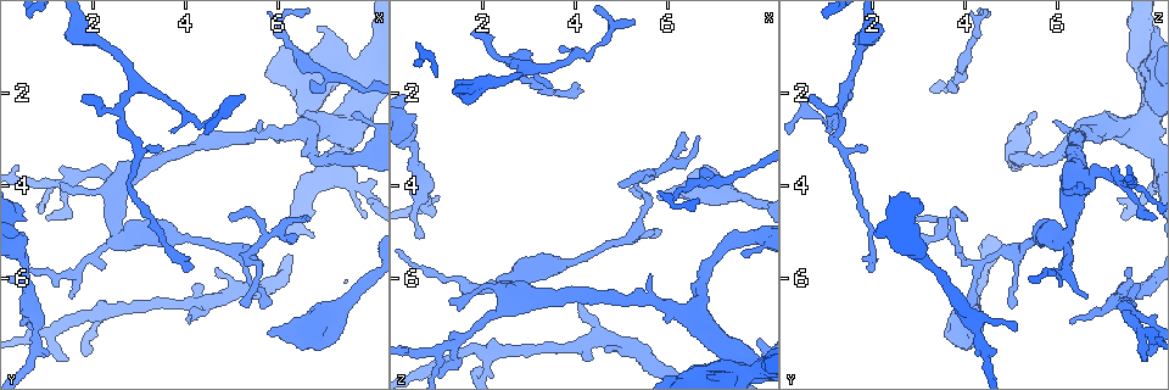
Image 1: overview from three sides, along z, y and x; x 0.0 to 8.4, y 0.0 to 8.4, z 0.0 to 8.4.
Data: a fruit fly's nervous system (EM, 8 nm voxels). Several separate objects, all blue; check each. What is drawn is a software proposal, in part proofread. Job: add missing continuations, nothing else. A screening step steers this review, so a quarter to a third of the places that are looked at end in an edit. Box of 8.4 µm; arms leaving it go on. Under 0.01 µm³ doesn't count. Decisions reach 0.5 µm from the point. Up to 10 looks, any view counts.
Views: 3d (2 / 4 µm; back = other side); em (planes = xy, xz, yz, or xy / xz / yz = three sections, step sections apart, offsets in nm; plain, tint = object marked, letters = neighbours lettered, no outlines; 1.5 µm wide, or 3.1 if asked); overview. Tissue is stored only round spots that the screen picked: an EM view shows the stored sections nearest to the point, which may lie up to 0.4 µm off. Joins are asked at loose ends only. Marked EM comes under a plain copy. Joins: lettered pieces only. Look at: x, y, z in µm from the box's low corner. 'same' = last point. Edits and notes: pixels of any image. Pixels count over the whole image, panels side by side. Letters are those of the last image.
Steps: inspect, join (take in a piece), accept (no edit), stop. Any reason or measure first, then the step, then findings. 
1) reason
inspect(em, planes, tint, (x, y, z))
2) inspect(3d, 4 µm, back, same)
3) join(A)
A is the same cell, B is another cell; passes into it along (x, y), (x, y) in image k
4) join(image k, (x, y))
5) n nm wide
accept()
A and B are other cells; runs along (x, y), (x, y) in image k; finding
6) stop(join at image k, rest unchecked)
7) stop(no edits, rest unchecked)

inspect(em, planes, tint, (1.75, 2.10, 0.70))

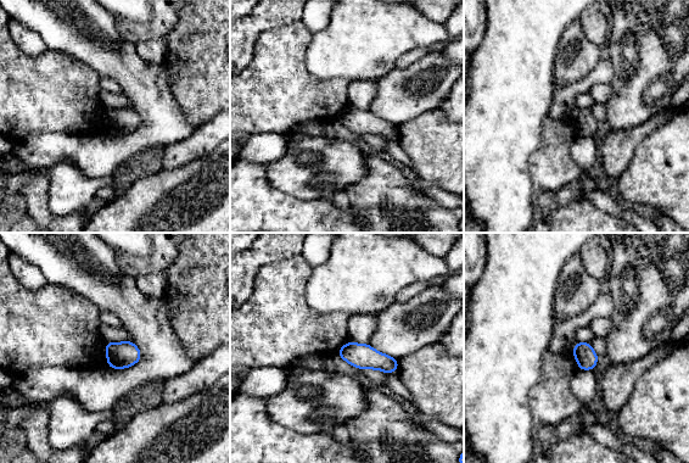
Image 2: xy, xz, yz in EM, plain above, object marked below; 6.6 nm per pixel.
see the neighbours
inspect(em, planes, letters, same)

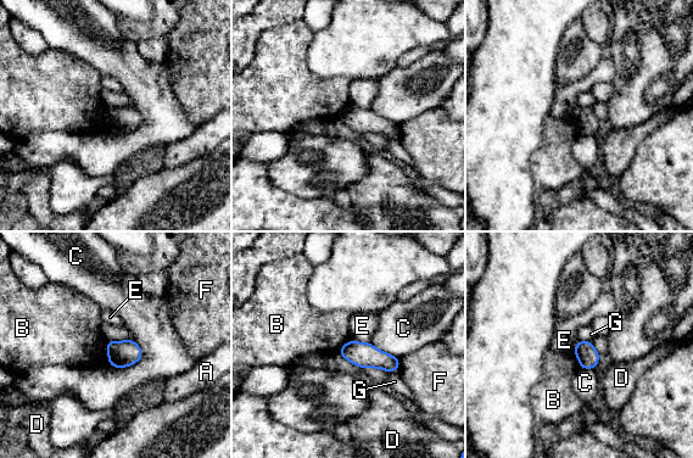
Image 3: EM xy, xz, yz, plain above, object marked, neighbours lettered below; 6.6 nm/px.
accept()
A, B, C, D, E, F and G are other cells; none of them fits

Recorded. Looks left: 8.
an open end
inspect(3d, 2 µm, (6.70, 1.75, 3.75))

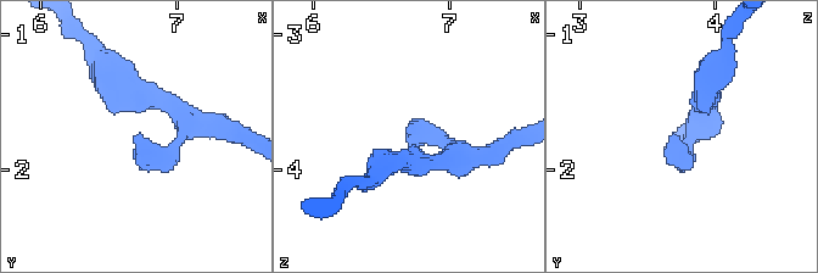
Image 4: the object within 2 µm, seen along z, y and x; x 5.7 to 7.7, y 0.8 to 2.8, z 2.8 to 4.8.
arms of 160, 160 nm; shape alone is not enough
inspect(em, planes, letters, (6.70, 1.74, 3.74))

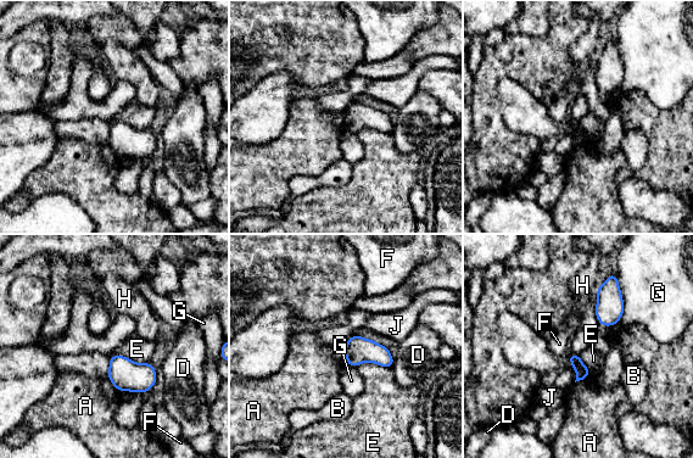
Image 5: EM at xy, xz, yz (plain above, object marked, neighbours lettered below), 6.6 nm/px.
G touches over 360 nm
accept()
A, B, D, E, F, G, H and J are other cells; no lettered piece goes on from it

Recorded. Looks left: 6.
free end
inspect(3d, 2 µm, (5.75, 7.15, 4.25))

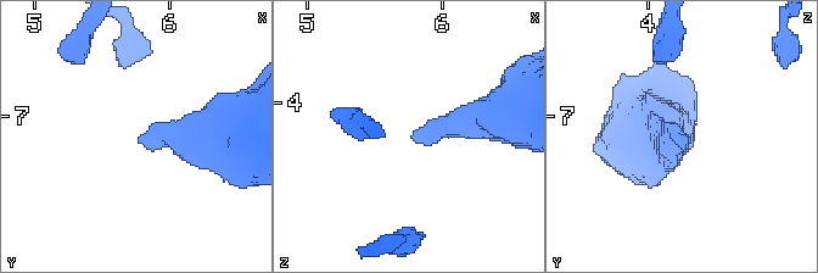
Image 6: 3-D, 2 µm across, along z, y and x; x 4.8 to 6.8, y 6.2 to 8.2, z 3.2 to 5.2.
inspect(em, planes, letters, (5.80, 7.18, 4.28))

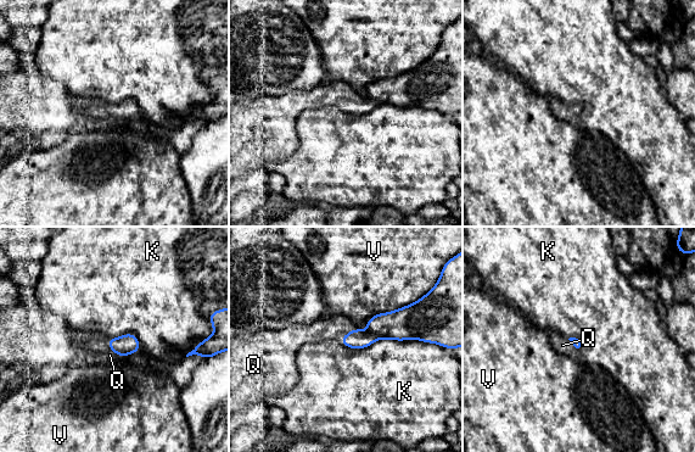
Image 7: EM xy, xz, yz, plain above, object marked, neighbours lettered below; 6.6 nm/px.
K touches over 550 nm
join(Q)
Q is the same cell, K and V are other cells; it goes on there

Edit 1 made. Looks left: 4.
see it whole again
inspect(overview)

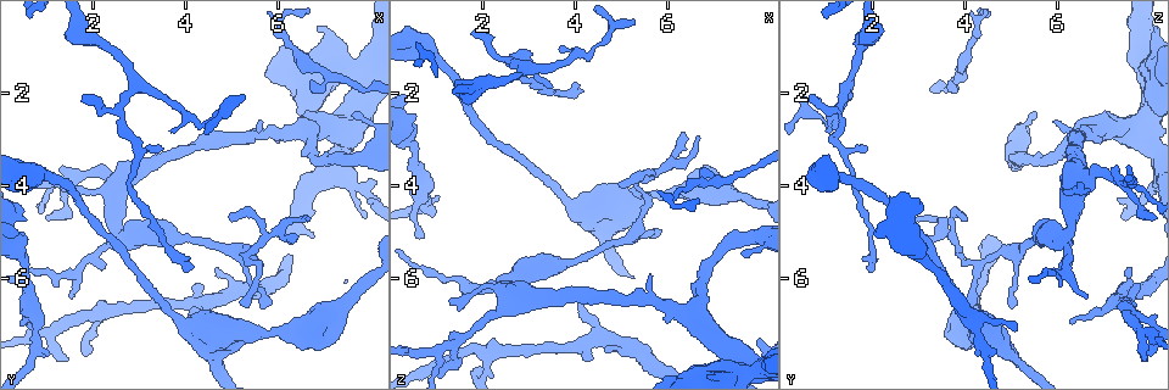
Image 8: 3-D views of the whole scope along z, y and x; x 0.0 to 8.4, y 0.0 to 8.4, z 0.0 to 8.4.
tapers out
inspect(em, planes, letters, (4.15, 6.90, 6.25))

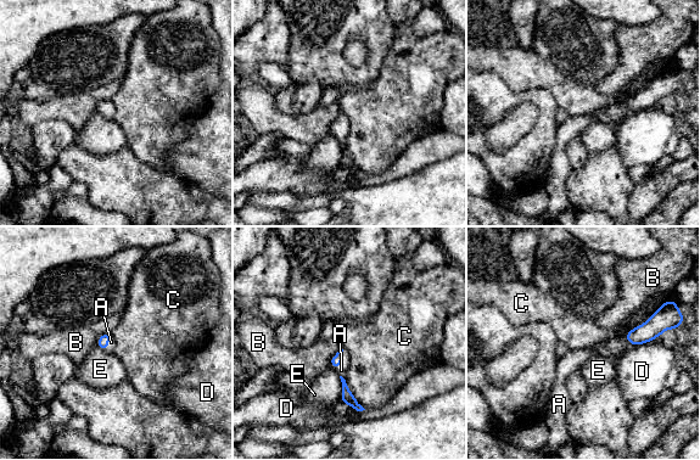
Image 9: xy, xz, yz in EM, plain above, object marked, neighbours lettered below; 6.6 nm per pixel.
C touches over 320 nm
join(A)
A is the same cell, B, C, D and E are other cells; passes into it along (336, 360), (341, 360), (341, 370) in image 9; the neuron continues

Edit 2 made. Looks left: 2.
stop(join at image 7, join at image 9, rest unchecked)

